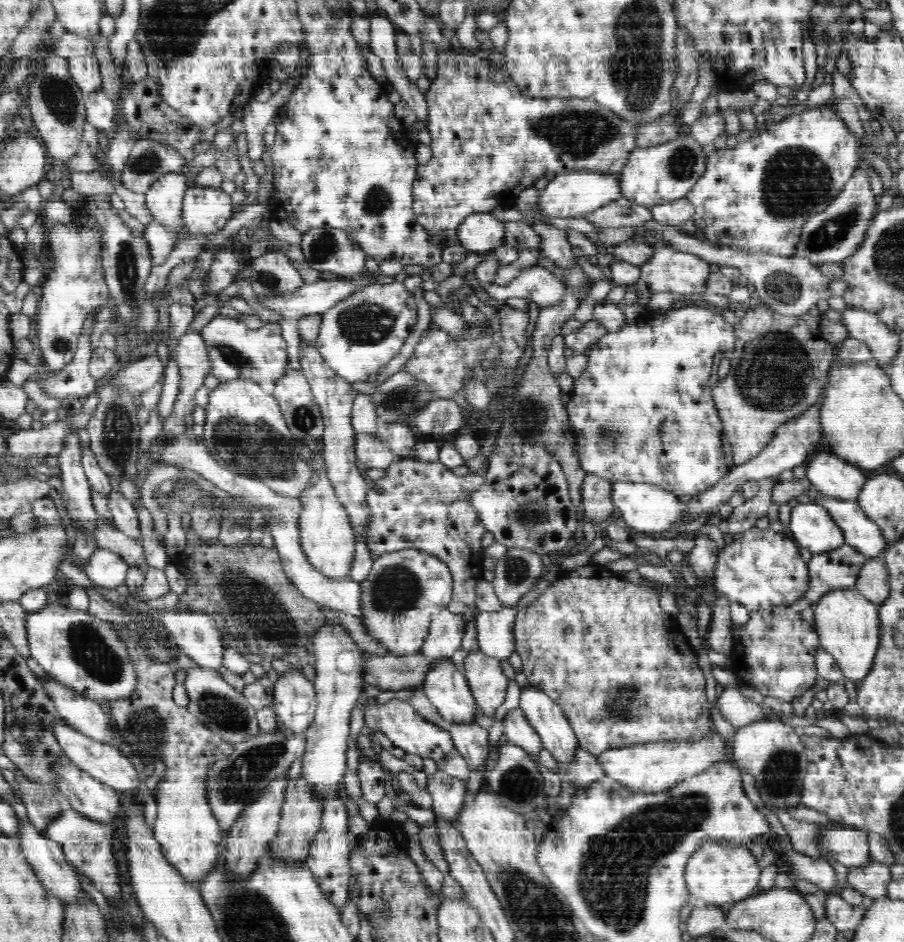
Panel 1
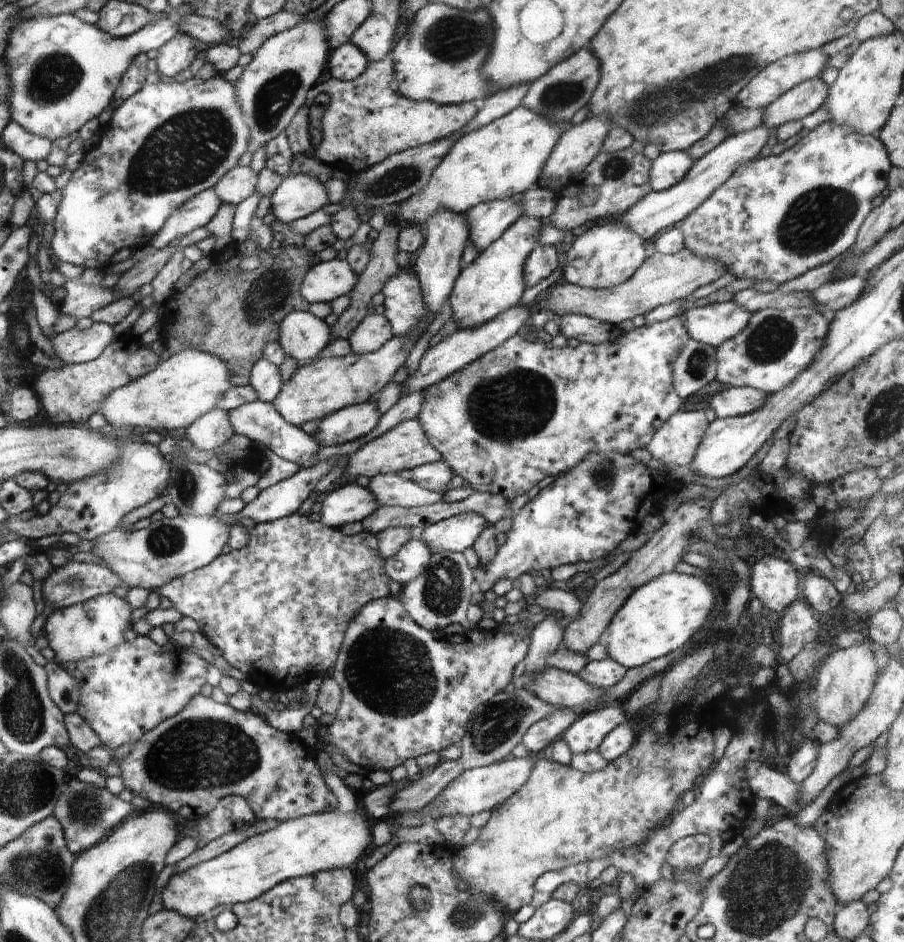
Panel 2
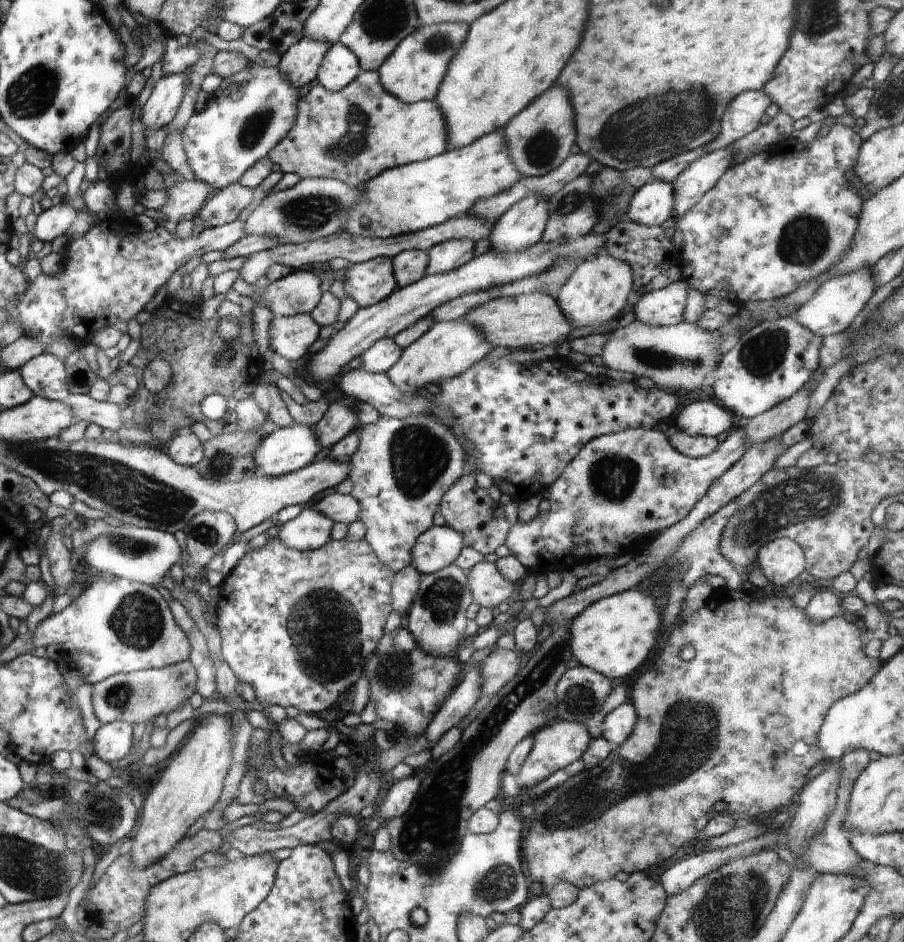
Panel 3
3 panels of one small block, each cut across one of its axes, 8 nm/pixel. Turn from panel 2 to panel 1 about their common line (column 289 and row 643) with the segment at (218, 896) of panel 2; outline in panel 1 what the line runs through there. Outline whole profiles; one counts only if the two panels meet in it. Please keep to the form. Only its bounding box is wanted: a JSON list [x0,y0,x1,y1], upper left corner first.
[814,589,879,683]

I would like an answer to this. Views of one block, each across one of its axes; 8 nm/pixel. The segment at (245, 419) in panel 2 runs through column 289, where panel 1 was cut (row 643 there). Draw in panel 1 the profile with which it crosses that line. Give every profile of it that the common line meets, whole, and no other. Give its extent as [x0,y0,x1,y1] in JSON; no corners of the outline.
[421,608,465,662]

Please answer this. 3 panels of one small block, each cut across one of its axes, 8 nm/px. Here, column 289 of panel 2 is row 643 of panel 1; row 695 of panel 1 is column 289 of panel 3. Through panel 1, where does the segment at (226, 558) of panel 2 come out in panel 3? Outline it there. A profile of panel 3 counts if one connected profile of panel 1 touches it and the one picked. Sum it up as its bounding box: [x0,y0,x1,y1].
[215,537,394,715]

